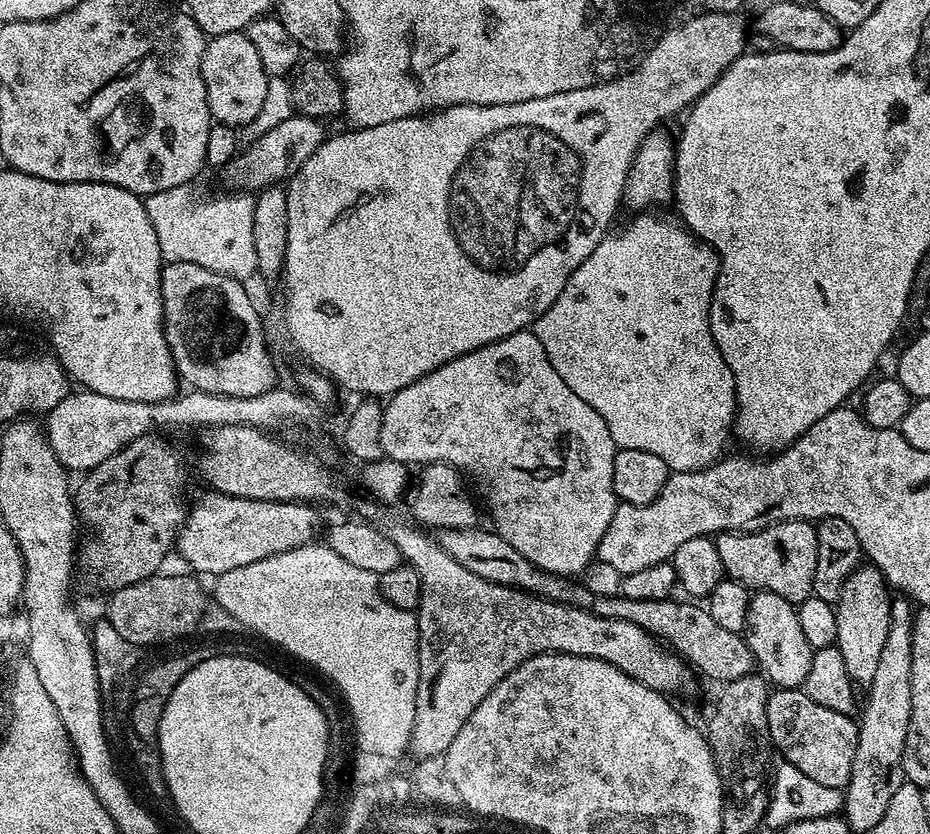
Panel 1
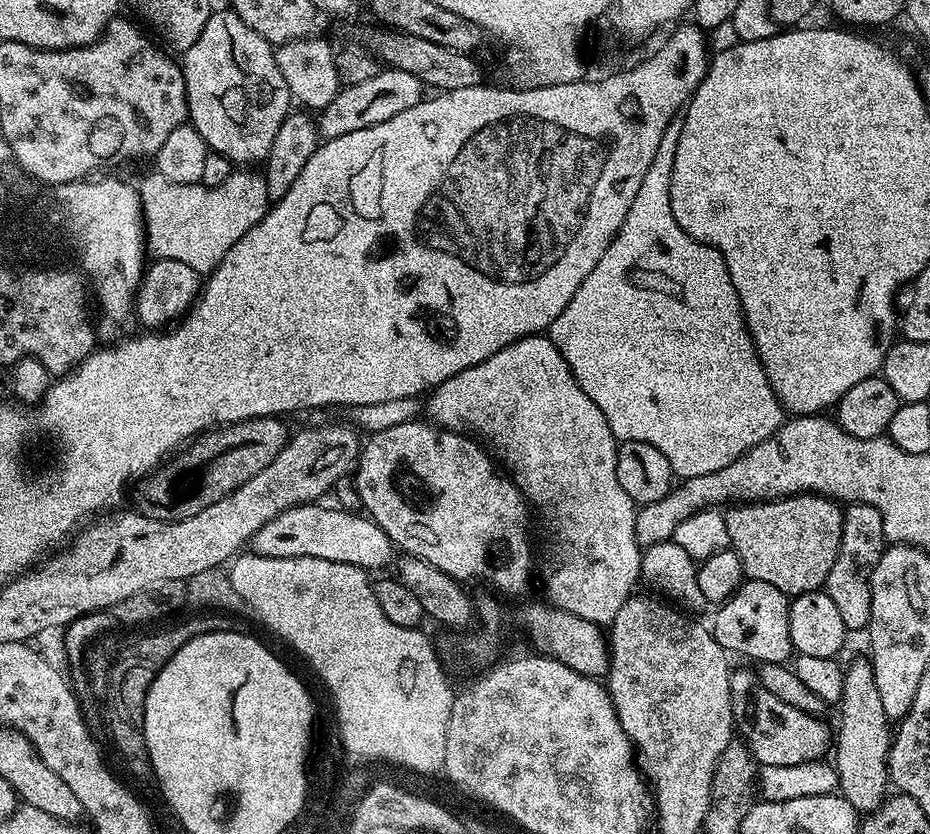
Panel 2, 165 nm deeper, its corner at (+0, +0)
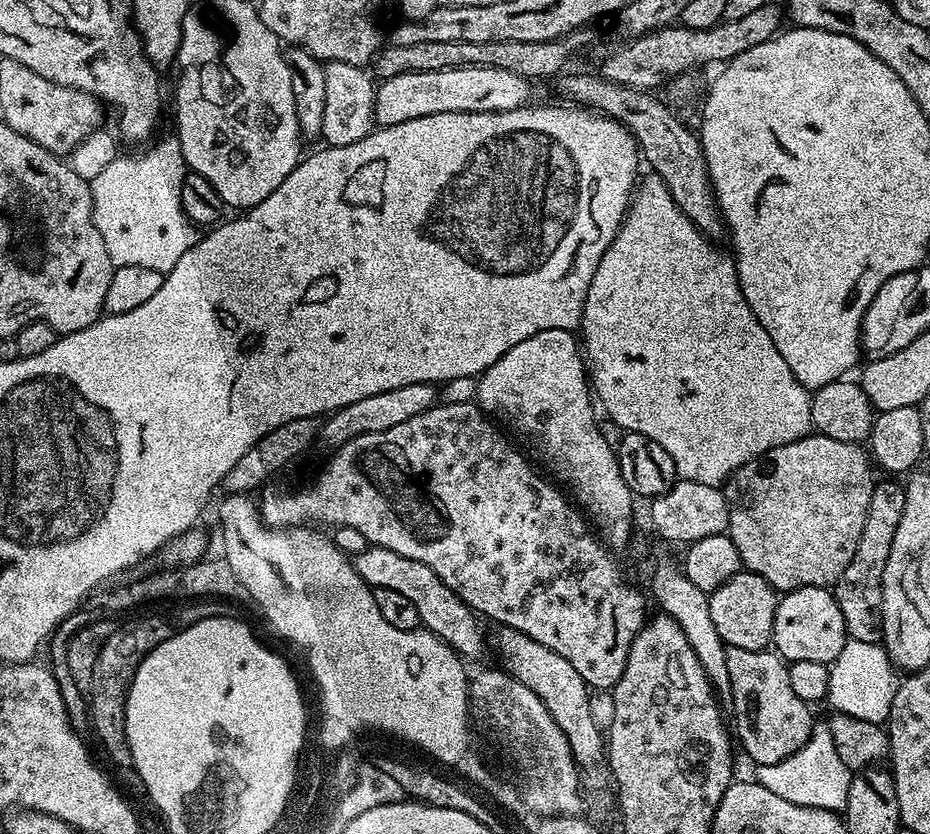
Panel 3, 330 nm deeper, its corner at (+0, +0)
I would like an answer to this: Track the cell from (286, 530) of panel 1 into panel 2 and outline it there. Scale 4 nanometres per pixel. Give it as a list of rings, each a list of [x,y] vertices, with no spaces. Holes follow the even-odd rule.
[[[320,502],[300,504],[270,518],[252,537],[251,551],[270,558],[322,558],[365,570],[384,568],[391,562],[392,539],[371,518],[360,512],[344,512],[337,506],[323,508],[322,505]]]

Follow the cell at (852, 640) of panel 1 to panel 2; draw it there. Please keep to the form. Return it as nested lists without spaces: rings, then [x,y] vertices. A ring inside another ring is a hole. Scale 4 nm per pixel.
[[[867,659],[856,660],[845,667],[838,711],[840,729],[834,732],[834,767],[840,779],[839,795],[854,806],[856,813],[874,813],[890,792],[888,749],[892,746],[893,733],[886,710],[882,710],[882,698],[878,698],[874,670]]]

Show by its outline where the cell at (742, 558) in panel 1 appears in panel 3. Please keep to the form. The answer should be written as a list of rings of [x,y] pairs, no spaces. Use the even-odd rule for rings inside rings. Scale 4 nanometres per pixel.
[[[819,434],[774,446],[743,464],[722,488],[728,503],[726,535],[738,546],[741,565],[758,574],[780,594],[806,586],[831,589],[842,570],[850,566],[854,550],[858,550],[858,538],[862,538],[862,526],[866,526],[866,510],[870,510],[872,472],[873,461],[860,444],[838,442],[838,438]]]

